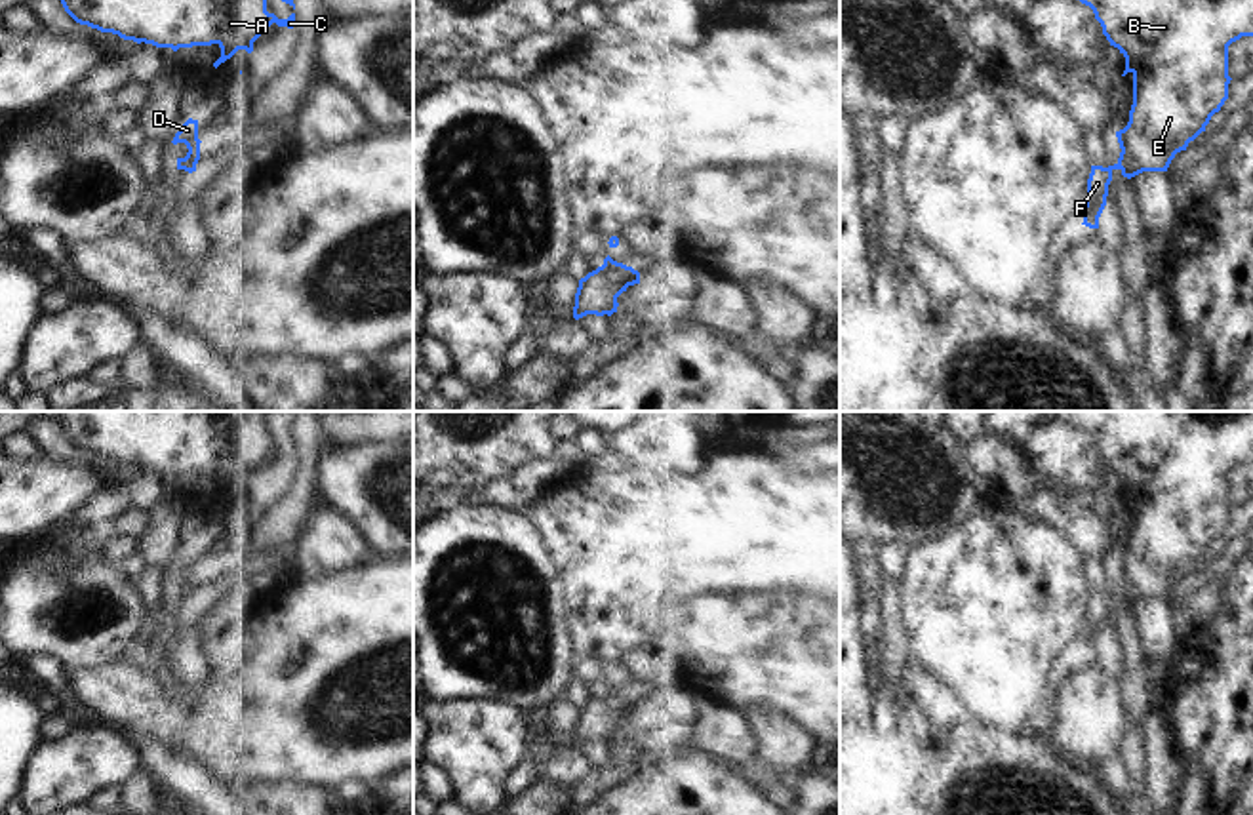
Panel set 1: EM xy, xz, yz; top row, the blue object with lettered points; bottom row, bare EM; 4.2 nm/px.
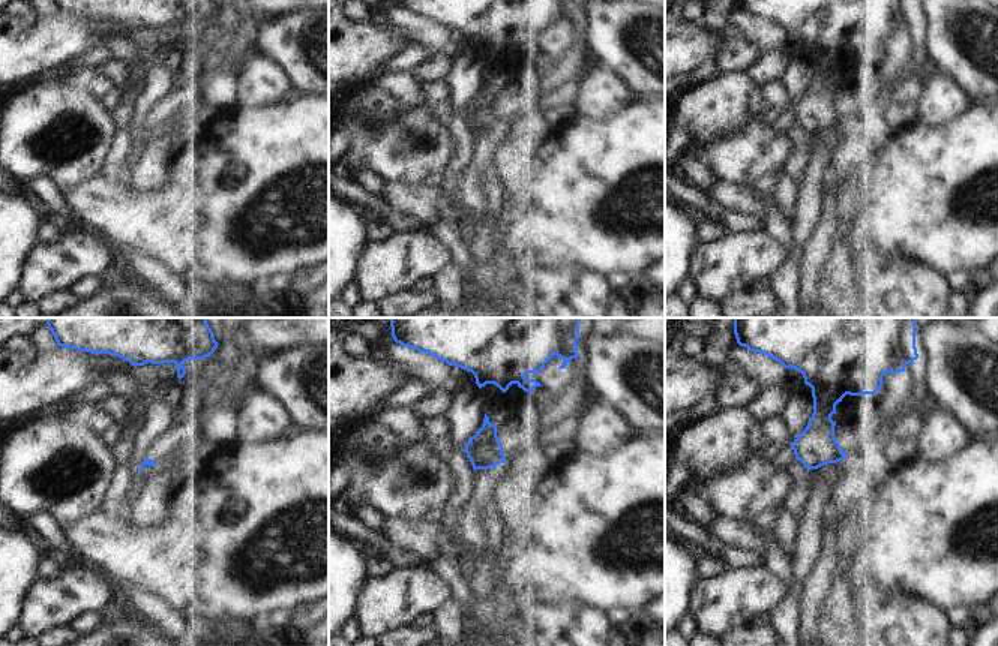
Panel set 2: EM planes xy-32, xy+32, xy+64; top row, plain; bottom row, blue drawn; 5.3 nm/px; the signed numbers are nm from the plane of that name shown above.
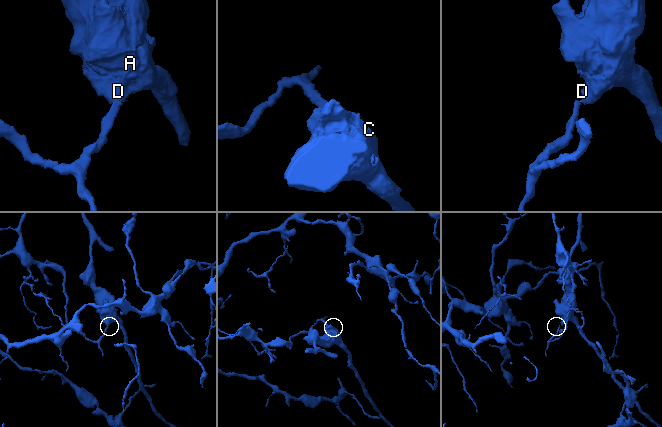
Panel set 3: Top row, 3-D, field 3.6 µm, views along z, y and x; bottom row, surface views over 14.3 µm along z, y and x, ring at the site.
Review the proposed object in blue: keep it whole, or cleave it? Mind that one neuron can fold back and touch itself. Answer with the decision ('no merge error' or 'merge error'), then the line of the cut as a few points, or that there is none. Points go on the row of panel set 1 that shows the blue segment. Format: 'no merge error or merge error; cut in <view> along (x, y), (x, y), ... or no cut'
merge error; cut in yz along (1118, 162), (1120, 168)

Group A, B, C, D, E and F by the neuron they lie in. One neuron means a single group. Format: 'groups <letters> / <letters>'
groups A B C D E / F

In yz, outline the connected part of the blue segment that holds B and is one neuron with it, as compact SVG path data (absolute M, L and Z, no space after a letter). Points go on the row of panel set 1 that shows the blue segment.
M1080 0L1089 6L1110 46L1125 57L1125 70L1133 74L1133 105L1129 122L1116 131L1120 143L1120 169L1131 179L1143 171L1167 171L1177 152L1186 150L1211 116L1228 99L1228 46L1242 36L1253 36L1253 0Z

